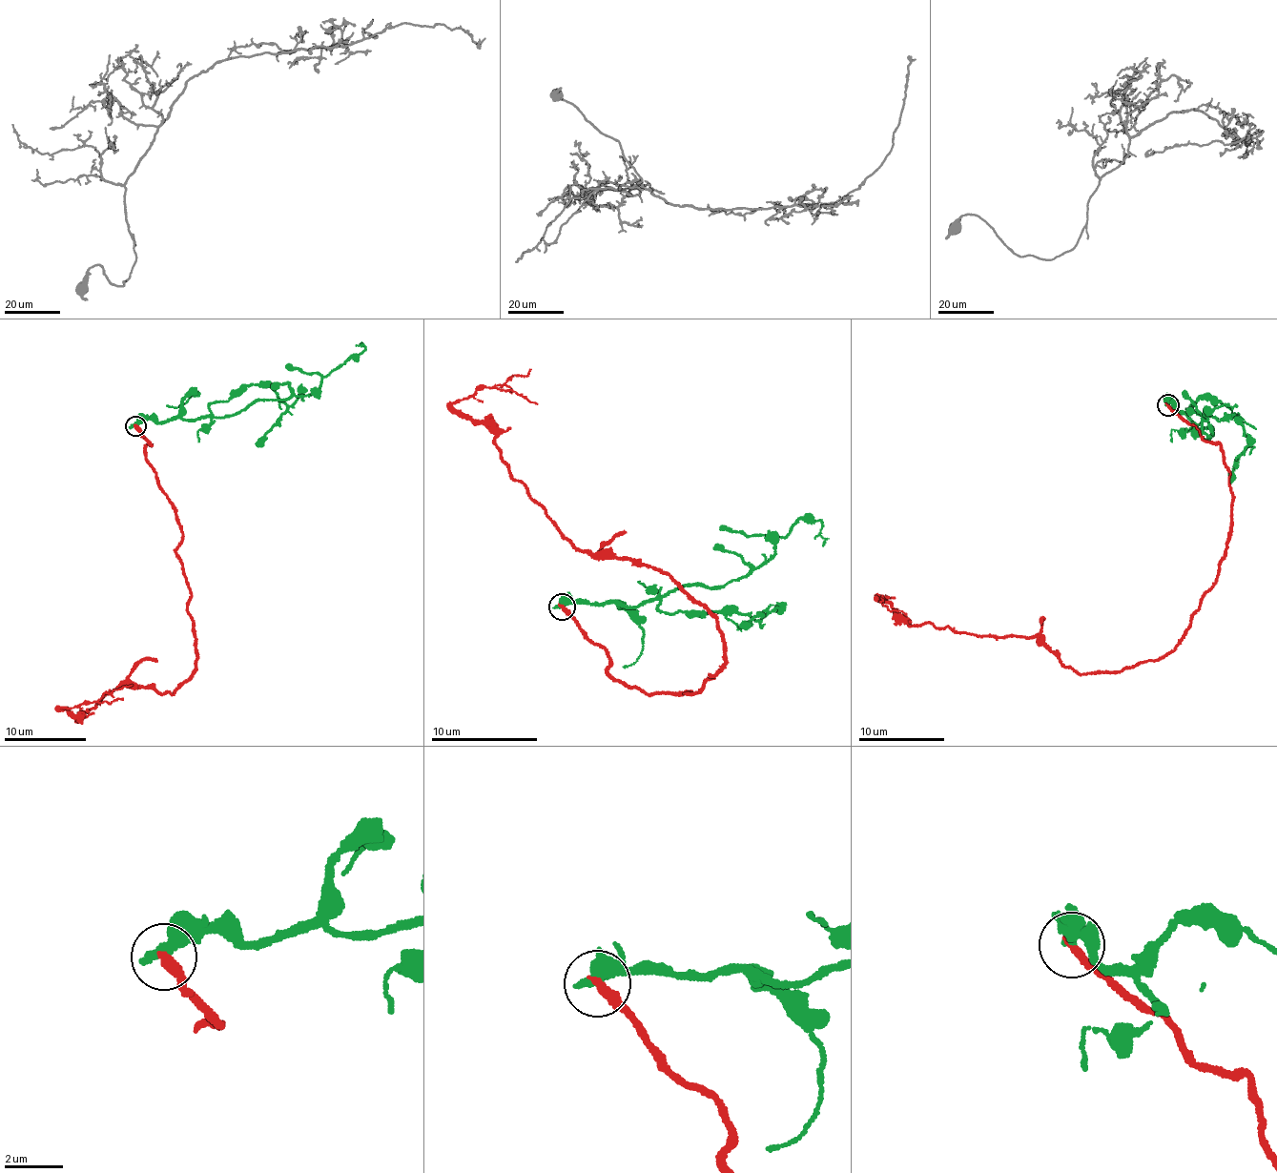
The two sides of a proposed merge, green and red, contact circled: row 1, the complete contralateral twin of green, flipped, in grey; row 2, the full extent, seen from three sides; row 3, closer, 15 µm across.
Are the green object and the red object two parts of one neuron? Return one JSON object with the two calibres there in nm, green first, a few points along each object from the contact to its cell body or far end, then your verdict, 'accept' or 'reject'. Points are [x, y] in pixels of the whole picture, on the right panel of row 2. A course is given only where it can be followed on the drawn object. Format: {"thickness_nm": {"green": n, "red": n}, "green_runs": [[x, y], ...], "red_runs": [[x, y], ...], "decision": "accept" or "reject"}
{"thickness_nm": {"green": 460, "red": 320}, "green_runs": [[1167, 404], [1195, 422], [1195, 430], [1213, 430], [1211, 438], [1203, 429], [1205, 409], [1237, 404]], "red_runs": [[1167, 404], [1221, 445], [1233, 502], [1220, 570], [1172, 650], [1077, 671], [1038, 636], [910, 626], [886, 596]], "decision": "reject"}

